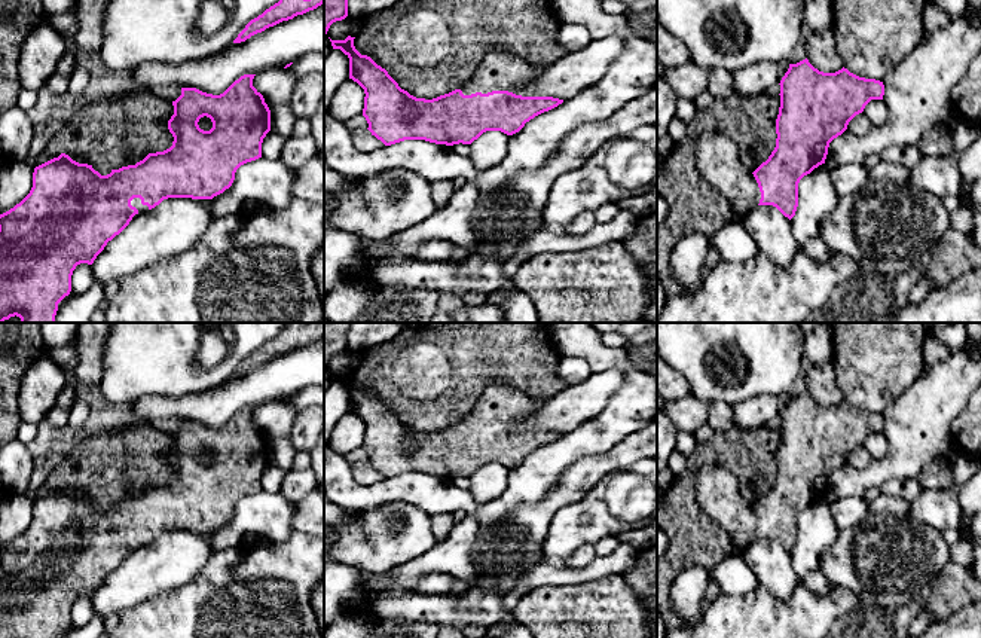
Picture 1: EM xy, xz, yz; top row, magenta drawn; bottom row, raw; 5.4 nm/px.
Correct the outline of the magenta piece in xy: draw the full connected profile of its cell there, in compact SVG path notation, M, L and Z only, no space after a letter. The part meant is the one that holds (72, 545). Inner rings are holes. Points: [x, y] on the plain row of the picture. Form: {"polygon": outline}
{"polygon": "M241 409L220 428L181 421L181 428L172 434L174 448L168 454L168 463L174 470L172 479L164 485L149 486L135 498L101 509L92 498L79 497L61 486L36 500L30 526L0 547L0 638L58 638L71 625L71 608L76 599L92 598L107 576L138 547L168 531L213 532L229 522L241 498L262 491L262 476L271 464L271 443L263 428L253 419L254 409ZM204 449L213 455L210 464L198 458Z"}

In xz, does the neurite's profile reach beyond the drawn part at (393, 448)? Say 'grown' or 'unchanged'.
grown

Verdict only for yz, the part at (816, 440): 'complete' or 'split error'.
split error

